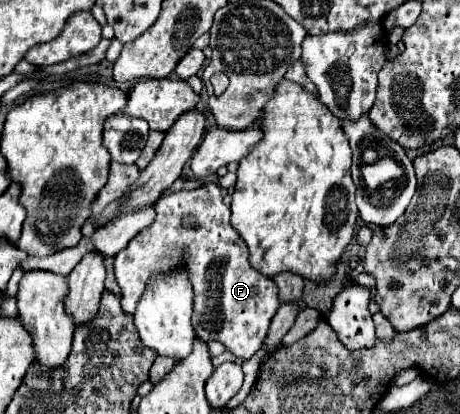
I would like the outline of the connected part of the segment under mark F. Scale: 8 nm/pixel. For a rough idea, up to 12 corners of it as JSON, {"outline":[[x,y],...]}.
{"outline":[[217,183],[115,255],[121,307],[153,269],[189,267],[193,329],[249,359],[279,289],[249,263]]}

